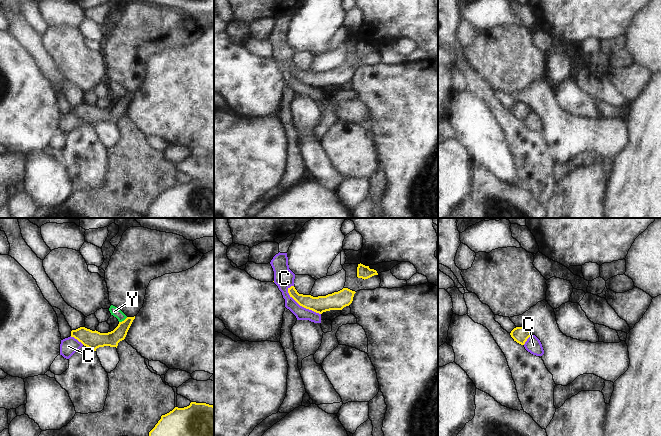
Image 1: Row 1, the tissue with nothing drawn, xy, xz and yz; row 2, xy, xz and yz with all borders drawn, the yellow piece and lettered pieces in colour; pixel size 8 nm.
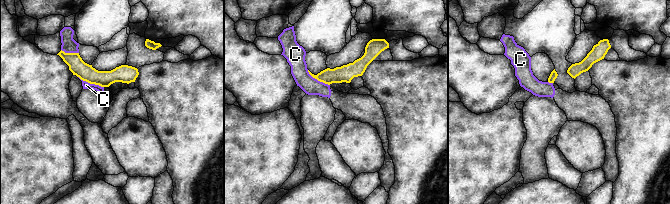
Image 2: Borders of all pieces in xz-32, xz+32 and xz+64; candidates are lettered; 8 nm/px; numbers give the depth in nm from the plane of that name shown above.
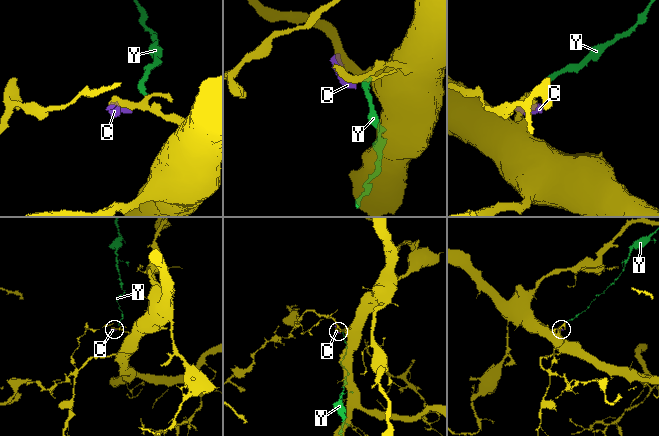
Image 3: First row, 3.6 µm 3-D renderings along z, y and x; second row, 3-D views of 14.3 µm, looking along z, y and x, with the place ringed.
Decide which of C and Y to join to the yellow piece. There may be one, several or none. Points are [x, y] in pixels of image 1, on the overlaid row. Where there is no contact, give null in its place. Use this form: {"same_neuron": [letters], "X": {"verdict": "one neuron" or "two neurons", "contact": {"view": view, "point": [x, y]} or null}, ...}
{"same_neuron": [], "C": {"verdict": "two neurons", "contact": {"view": "xz", "point": [302, 306]}}, "Y": {"verdict": "two neurons", "contact": {"view": "xy", "point": [124, 320]}}}

